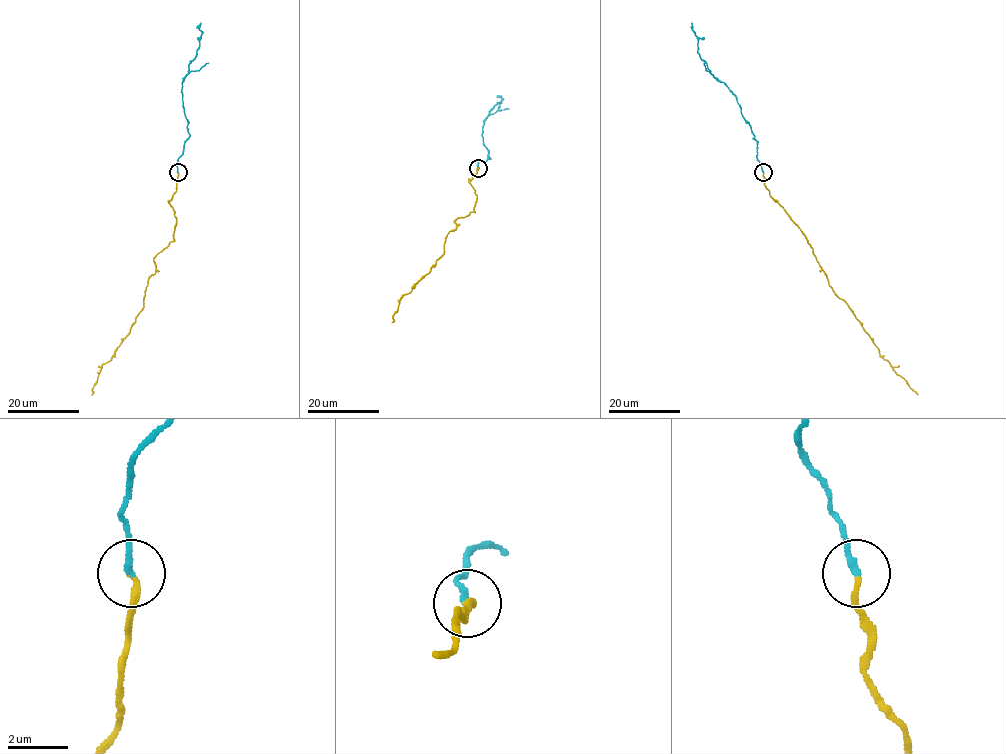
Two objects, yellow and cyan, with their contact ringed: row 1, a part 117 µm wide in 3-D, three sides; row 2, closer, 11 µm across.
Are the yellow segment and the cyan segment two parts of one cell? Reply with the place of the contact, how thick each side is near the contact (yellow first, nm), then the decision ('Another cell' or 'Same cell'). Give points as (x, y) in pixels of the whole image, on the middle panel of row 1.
Place: (478, 168). Thickness 190 nm (yellow) against 200 nm. Same cell

